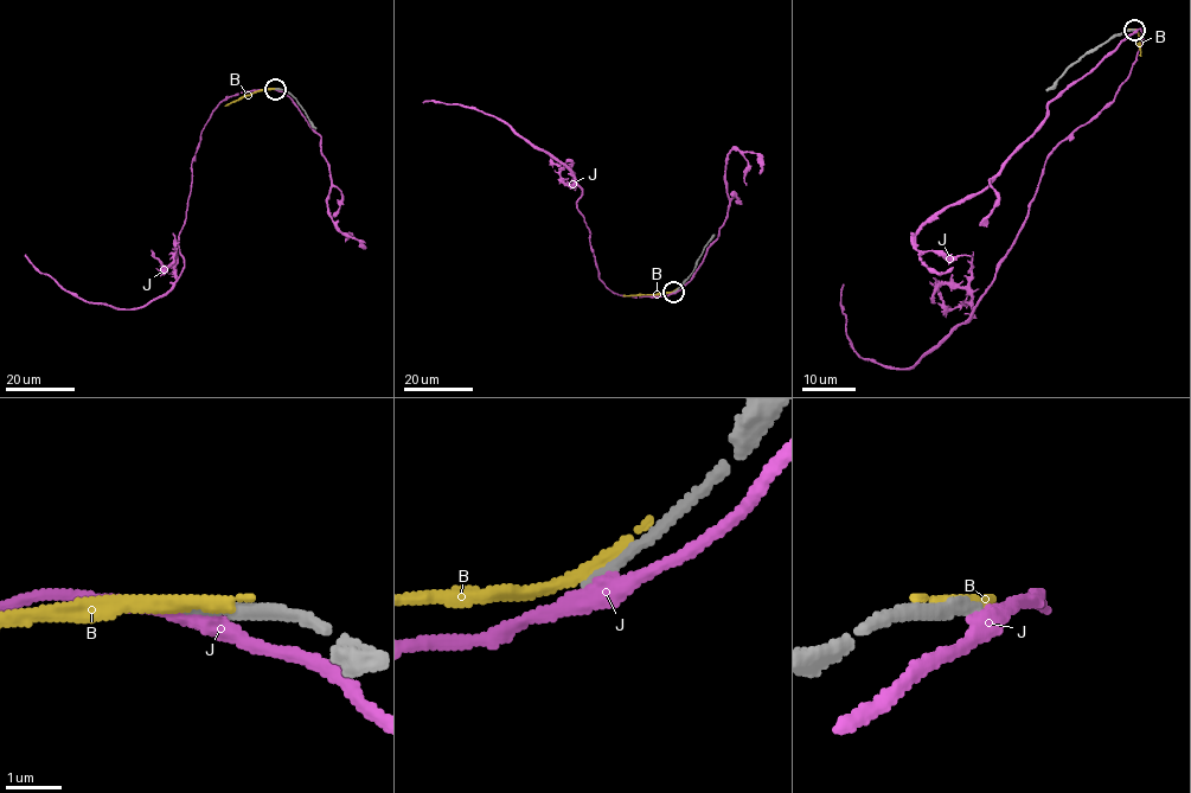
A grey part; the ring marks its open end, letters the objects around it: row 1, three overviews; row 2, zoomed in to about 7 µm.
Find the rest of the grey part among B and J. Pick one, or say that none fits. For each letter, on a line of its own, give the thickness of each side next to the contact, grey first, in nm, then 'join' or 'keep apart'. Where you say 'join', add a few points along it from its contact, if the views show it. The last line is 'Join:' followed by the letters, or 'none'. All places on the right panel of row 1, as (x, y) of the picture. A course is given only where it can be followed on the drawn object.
B: 260 nm thick on the grey side, 280 nm on the other; keep apart
J: 240 nm thick on the grey side, 340 nm on the other; keep apart
Join: none

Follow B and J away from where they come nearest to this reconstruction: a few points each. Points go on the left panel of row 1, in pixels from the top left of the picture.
B: (277, 88), (256, 91), (225, 106)
J: (276, 89), (225, 98), (202, 132), (178, 237), (184, 268), (165, 294), (134, 308), (93, 304), (25, 255)

